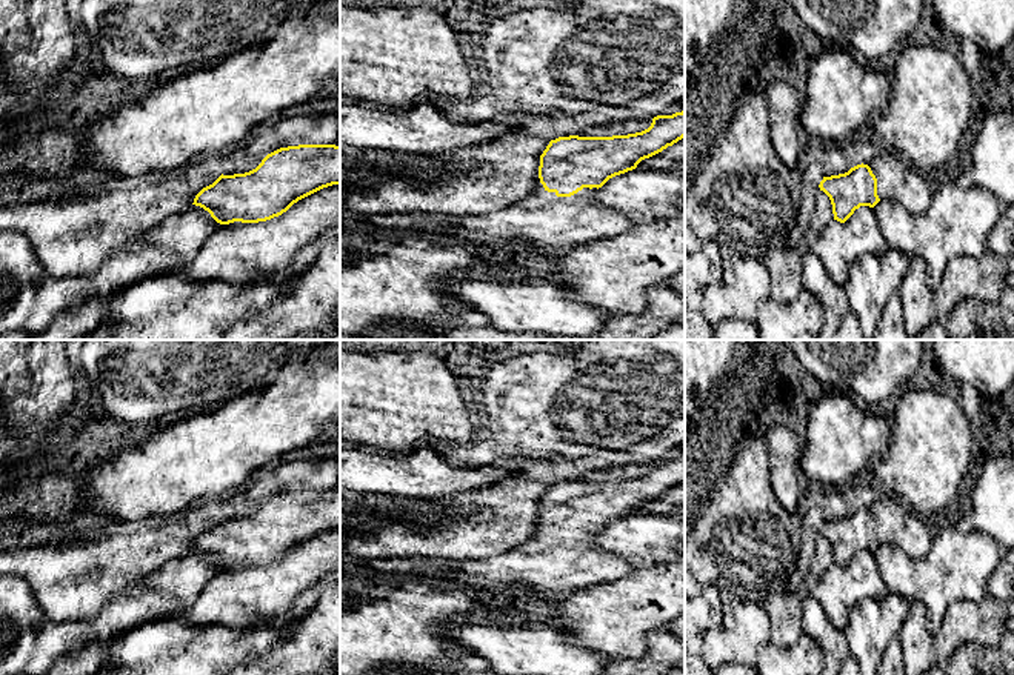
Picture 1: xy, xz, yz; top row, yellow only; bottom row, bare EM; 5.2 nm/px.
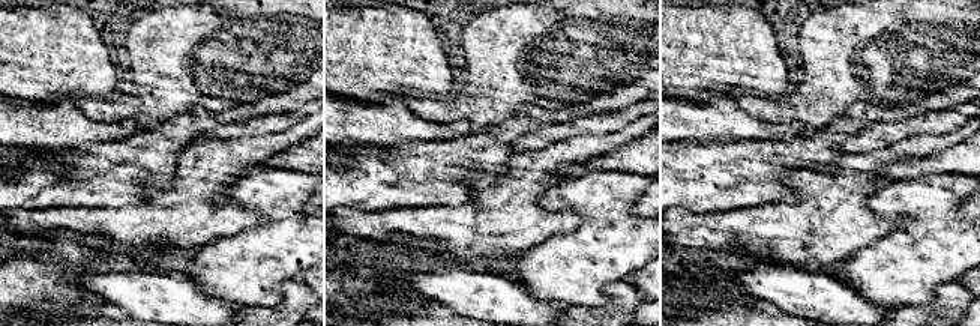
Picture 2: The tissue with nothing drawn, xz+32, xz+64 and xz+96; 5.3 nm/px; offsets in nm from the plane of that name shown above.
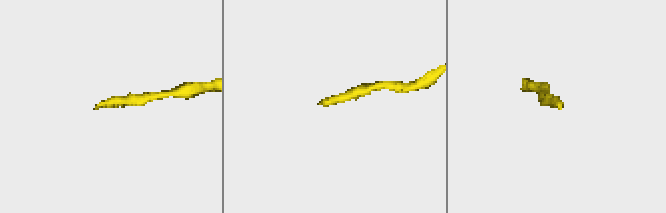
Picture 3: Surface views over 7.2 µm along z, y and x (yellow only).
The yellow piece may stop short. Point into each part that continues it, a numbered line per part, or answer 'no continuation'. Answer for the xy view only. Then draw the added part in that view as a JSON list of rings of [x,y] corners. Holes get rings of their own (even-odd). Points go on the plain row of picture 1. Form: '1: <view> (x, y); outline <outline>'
no continuation

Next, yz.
1: yz (897, 525); outline [[[883,494],[868,510],[877,523],[880,544],[897,546],[914,558],[923,558],[929,552],[932,532],[923,517],[903,500]]]

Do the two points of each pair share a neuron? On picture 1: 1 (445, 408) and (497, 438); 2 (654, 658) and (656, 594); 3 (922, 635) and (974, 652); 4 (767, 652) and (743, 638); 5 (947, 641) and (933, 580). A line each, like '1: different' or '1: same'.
1: different
2: different
3: different
4: different
5: different

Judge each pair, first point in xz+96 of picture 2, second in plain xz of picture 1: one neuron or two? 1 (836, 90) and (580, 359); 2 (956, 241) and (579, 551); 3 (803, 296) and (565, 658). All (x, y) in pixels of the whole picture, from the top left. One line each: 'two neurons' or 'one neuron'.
1: one neuron
2: two neurons
3: one neuron

